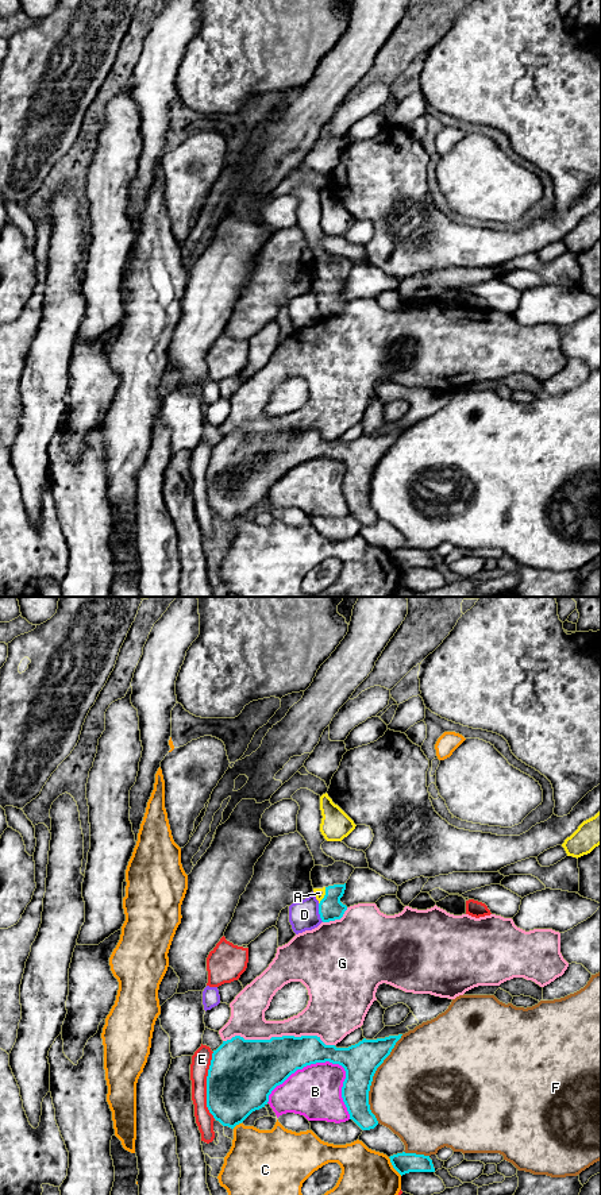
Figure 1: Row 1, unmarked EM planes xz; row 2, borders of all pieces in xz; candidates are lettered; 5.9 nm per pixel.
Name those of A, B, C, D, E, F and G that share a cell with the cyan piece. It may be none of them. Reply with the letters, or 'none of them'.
A

